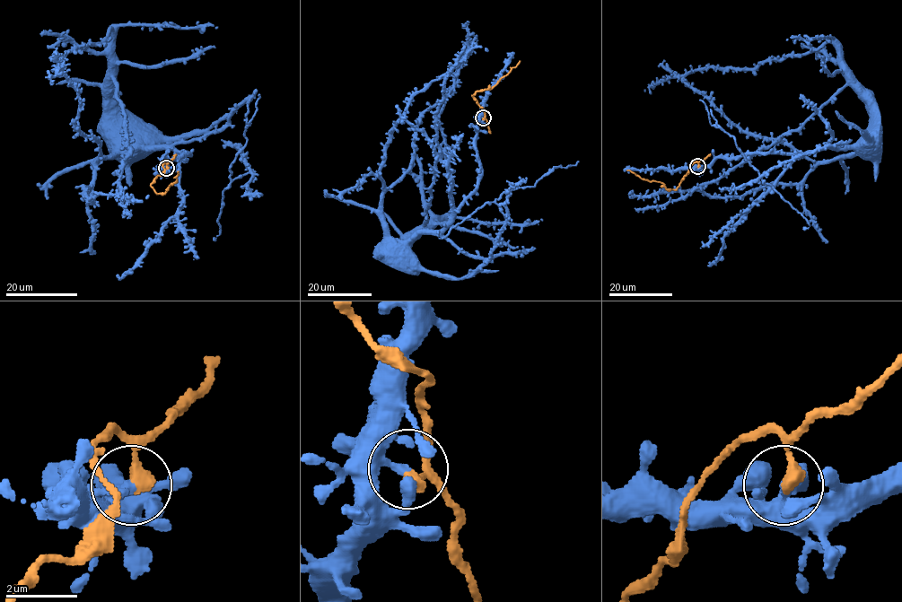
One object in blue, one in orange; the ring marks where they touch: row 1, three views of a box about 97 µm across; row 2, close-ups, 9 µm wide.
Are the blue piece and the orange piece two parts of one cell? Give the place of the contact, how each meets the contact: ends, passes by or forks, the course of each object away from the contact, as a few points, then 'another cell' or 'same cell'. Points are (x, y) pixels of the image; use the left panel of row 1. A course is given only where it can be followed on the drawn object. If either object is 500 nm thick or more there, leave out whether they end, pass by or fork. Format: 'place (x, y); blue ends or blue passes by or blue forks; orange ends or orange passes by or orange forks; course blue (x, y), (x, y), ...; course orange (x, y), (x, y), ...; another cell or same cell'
place (166, 168); blue ends; orange ends; course blue (166, 168), (162, 158), (190, 154), (177, 153), (170, 147), (129, 145), (114, 134), (104, 133), (100, 127); course orange (166, 168), (163, 162), (164, 171), (151, 185), (156, 193), (164, 193), (176, 182), (178, 171); another cell

